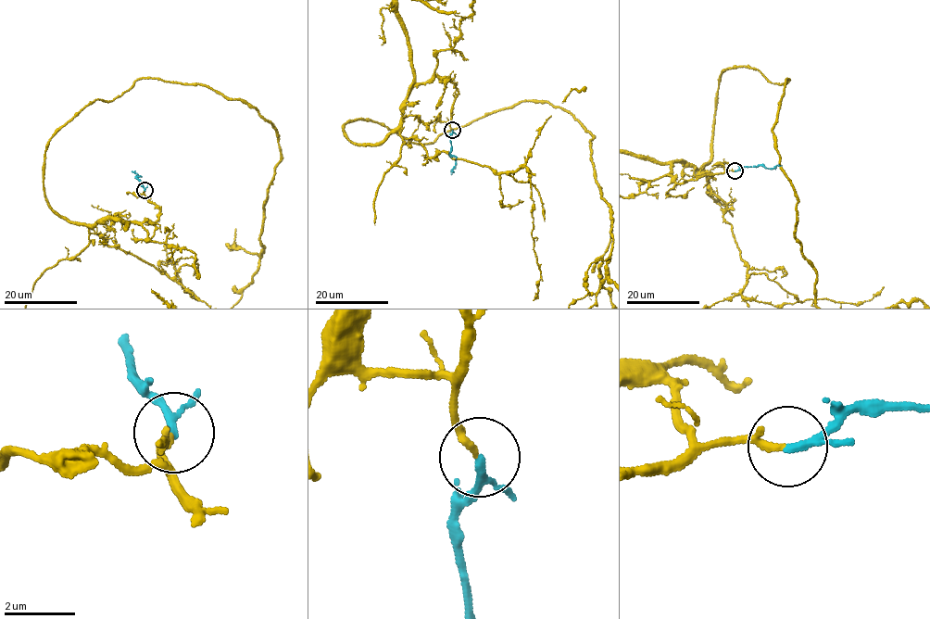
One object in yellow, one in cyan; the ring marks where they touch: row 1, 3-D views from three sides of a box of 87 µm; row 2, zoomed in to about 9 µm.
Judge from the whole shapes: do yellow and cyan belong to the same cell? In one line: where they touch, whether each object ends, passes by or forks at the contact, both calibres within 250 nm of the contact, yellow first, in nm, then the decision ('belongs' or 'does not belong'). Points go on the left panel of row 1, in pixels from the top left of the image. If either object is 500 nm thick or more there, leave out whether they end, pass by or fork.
place (144, 190); yellow ends; cyan passes by; calibres 200 and 170 nm; belongs

